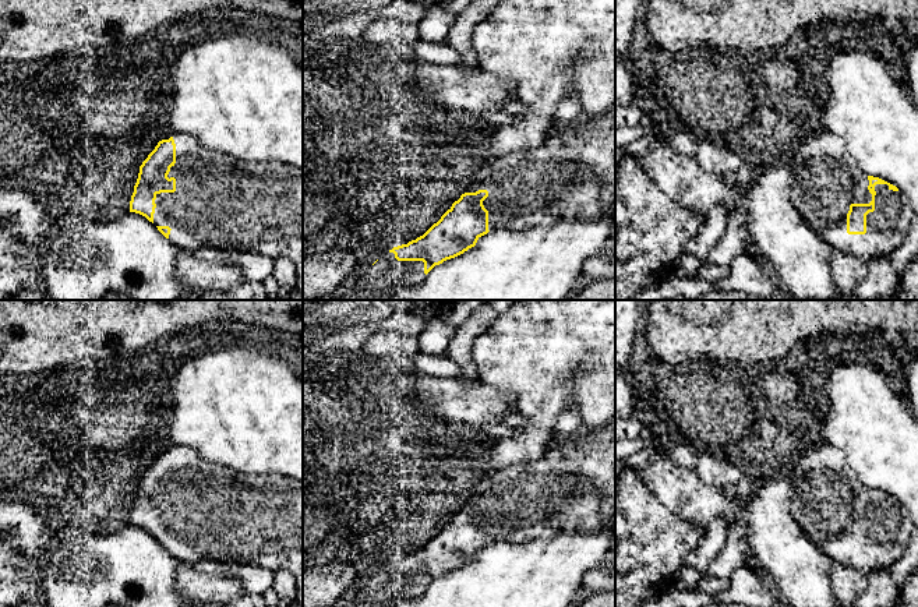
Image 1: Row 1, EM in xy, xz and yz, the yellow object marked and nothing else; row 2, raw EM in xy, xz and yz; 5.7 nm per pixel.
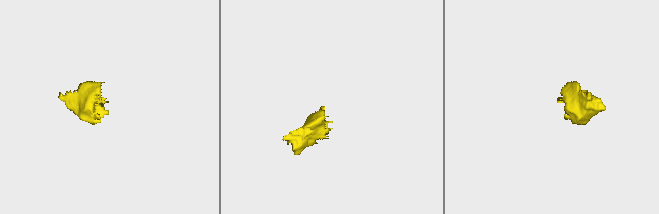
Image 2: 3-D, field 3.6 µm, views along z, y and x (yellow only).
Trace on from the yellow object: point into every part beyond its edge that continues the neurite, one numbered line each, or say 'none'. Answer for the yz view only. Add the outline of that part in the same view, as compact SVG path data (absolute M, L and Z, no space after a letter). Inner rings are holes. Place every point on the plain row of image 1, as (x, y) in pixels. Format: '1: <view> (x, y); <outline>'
1: yz (826, 493); M820 444L806 451L798 460L791 477L788 479L792 487L792 505L791 514L797 523L806 532L809 539L819 546L819 548L834 562L844 567L850 567L858 571L880 571L890 568L904 553L911 539L911 533L915 525L910 516L910 512L898 502L893 504L887 497L876 497L873 509L869 502L869 493L865 486L861 484L855 472L848 465L845 455L832 447L830 444ZM875 514L875 523L866 527L866 546L865 547L848 547L847 546L847 526L851 516L869 516Z

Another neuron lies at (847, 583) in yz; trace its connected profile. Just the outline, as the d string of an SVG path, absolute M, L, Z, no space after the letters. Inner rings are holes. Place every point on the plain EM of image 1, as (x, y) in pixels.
M834 564L830 571L830 583L840 607L852 607L866 589L866 571Z

